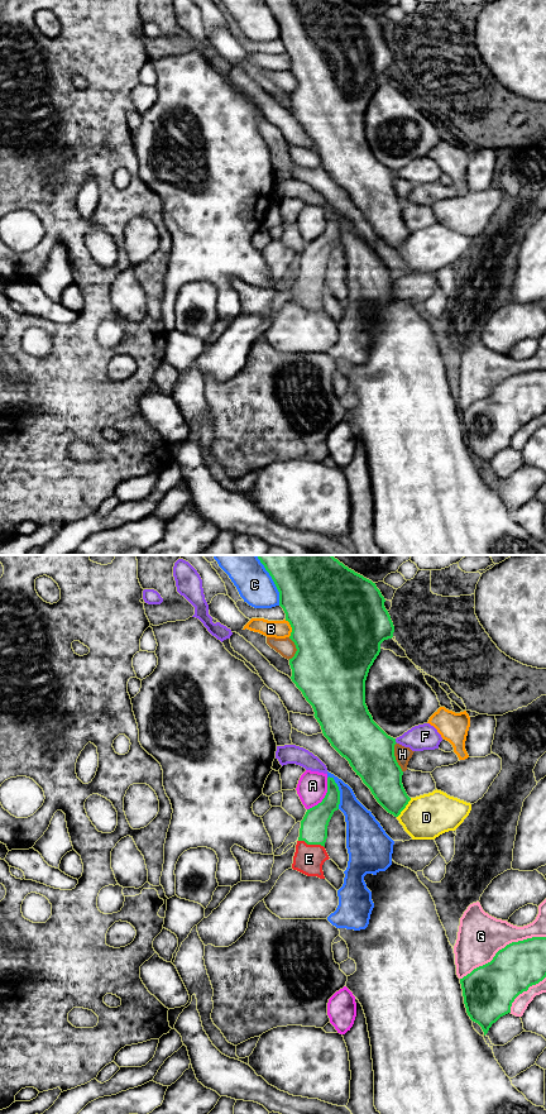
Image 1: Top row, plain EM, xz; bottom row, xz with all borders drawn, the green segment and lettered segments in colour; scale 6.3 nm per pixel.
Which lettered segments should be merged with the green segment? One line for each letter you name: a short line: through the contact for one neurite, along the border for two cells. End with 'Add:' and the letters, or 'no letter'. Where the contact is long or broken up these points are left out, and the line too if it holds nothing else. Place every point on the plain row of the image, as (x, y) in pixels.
E: line xz (314, 261), (311, 277), (309, 292)
Add: E

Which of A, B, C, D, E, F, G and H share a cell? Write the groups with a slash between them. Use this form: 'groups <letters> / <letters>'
groups A / B / C / D / E / F / G / H

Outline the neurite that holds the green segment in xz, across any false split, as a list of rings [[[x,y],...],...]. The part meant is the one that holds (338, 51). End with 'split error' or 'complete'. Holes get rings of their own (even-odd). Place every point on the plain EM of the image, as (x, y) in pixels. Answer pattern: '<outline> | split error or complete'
[[[264,0],[278,25],[279,39],[286,47],[292,66],[289,72],[296,78],[296,87],[289,92],[292,115],[312,139],[315,152],[331,180],[345,191],[363,216],[370,223],[377,235],[391,248],[398,250],[411,231],[403,217],[403,205],[394,190],[396,172],[388,169],[374,154],[365,138],[365,114],[370,100],[380,86],[380,77],[392,72],[394,59],[384,40],[384,30],[375,16],[348,0]]] | complete

